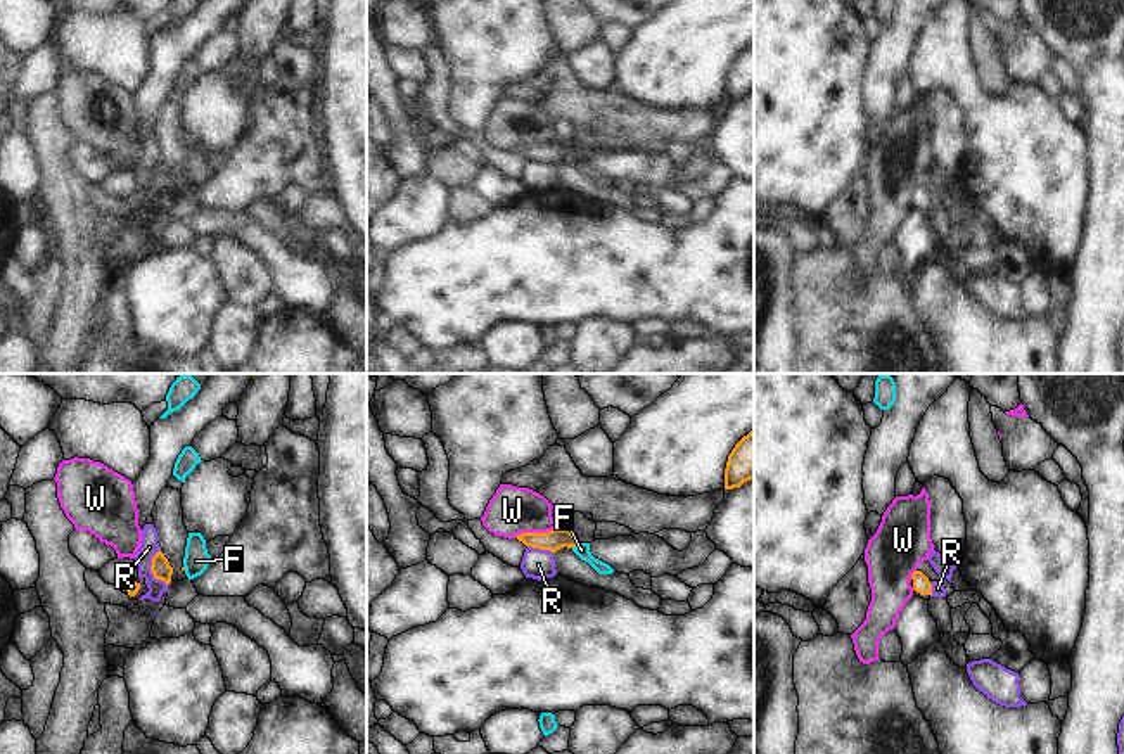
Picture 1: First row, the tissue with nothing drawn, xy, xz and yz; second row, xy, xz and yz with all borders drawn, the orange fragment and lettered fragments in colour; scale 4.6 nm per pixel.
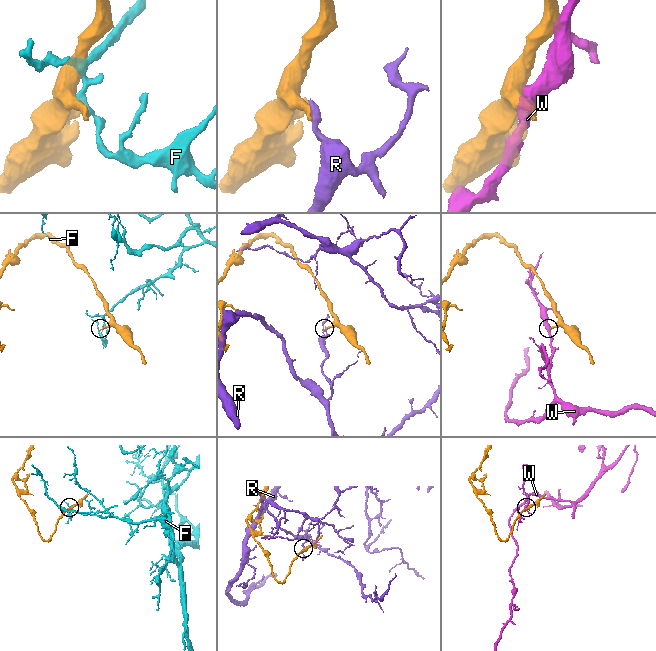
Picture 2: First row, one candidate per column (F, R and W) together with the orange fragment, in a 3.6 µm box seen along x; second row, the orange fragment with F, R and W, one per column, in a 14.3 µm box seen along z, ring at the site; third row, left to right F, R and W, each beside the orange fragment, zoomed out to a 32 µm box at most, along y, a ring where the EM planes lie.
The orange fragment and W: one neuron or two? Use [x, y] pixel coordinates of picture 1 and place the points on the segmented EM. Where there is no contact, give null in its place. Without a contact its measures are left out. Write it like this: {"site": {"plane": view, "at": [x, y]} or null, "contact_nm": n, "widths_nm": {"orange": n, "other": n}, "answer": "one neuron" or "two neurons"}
{"site": {"plane": "xz", "at": [535, 533]}, "contact_nm": 200, "widths_nm": {"orange": 100, "other": 220}, "answer": "two neurons"}

